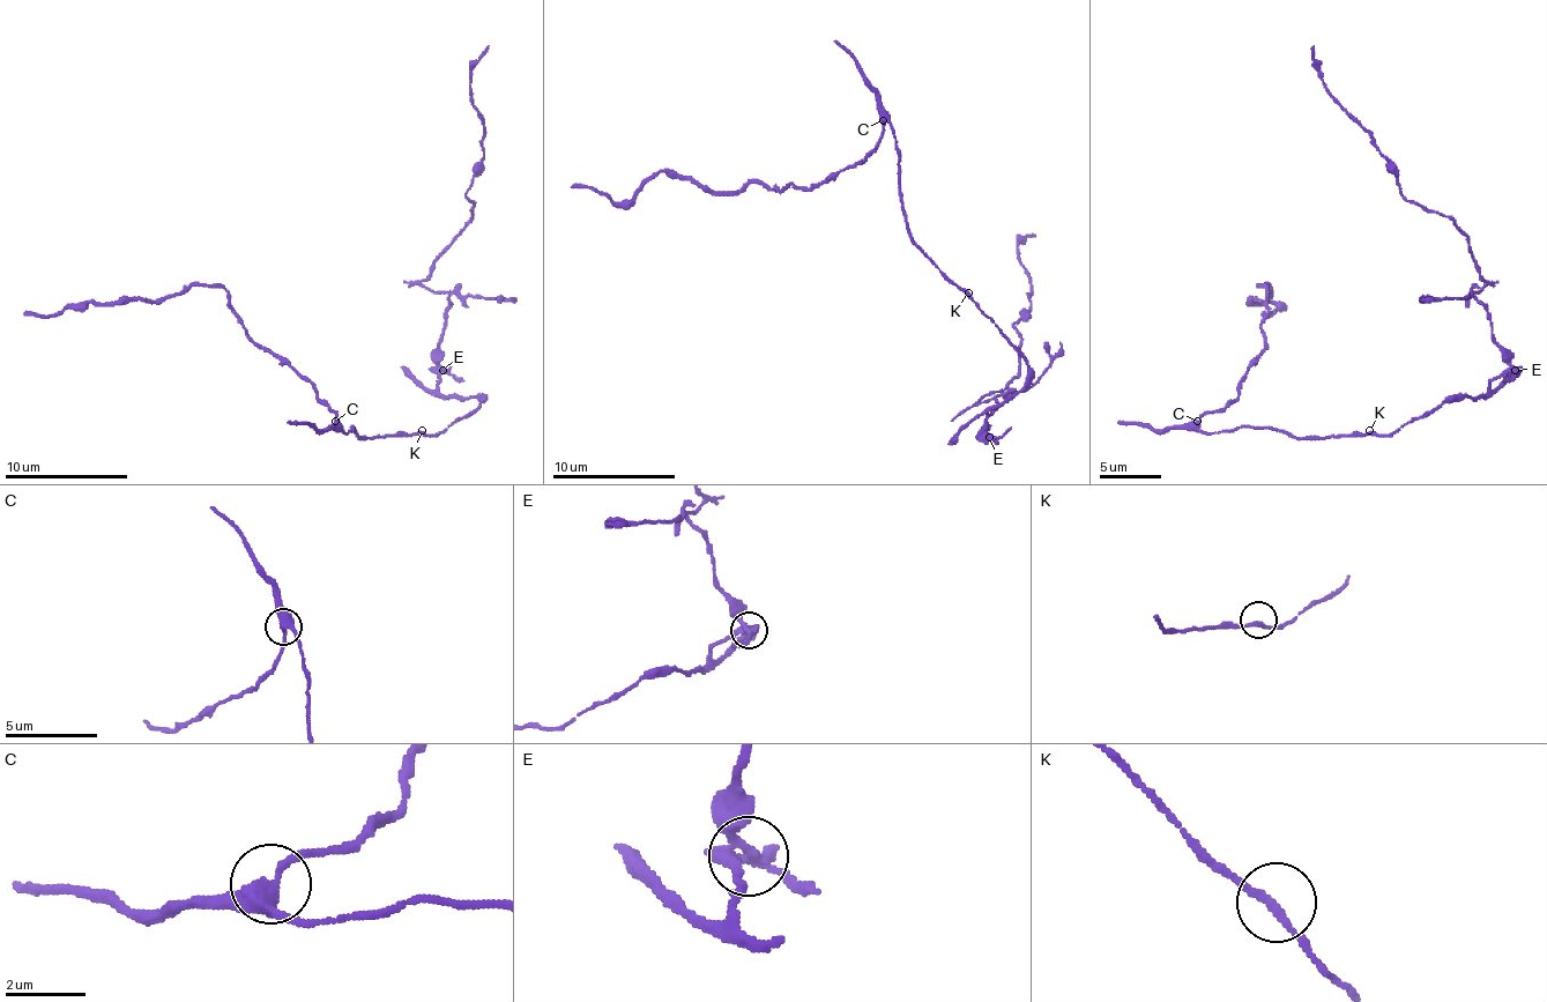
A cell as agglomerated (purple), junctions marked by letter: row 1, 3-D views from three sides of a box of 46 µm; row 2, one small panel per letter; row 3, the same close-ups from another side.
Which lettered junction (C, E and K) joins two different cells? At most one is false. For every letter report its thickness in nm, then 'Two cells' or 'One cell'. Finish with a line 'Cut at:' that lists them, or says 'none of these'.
C: Thickness 400 nm. One cell
E: Thickness 340 nm. Two cells
K: Thickness 200 nm. One cell
Cut at: E

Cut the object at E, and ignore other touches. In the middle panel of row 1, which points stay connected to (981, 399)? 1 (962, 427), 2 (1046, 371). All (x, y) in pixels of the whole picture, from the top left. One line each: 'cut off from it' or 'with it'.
1: cut off from it
2: with it

